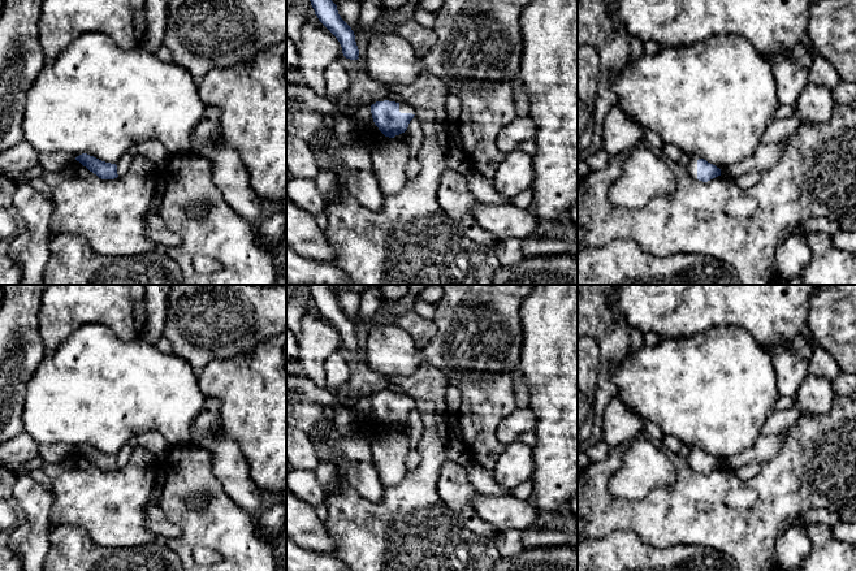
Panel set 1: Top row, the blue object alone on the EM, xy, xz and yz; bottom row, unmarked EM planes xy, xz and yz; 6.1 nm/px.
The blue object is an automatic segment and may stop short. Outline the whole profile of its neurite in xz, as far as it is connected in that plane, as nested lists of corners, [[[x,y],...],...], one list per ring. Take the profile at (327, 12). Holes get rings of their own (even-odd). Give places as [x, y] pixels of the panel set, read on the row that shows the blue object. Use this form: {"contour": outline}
{"contour": [[[310,0],[319,21],[337,38],[346,59],[358,60],[359,49],[351,27],[341,18],[332,0]]]}

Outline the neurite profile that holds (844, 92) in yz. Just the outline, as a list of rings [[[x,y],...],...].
[[[840,81],[833,88],[833,98],[835,104],[847,104],[847,105],[856,104],[856,83]]]

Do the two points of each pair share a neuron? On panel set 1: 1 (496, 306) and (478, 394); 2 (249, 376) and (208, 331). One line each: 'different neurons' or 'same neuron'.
1: same neuron
2: different neurons

